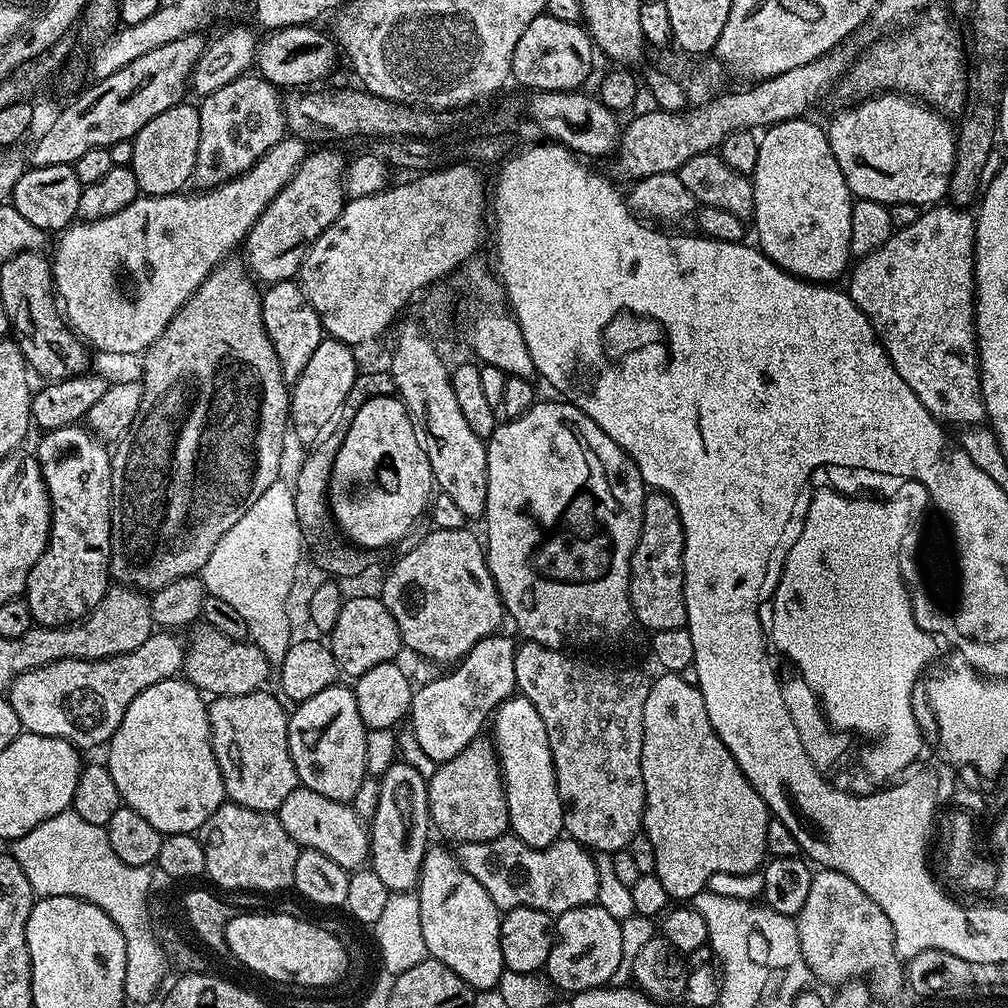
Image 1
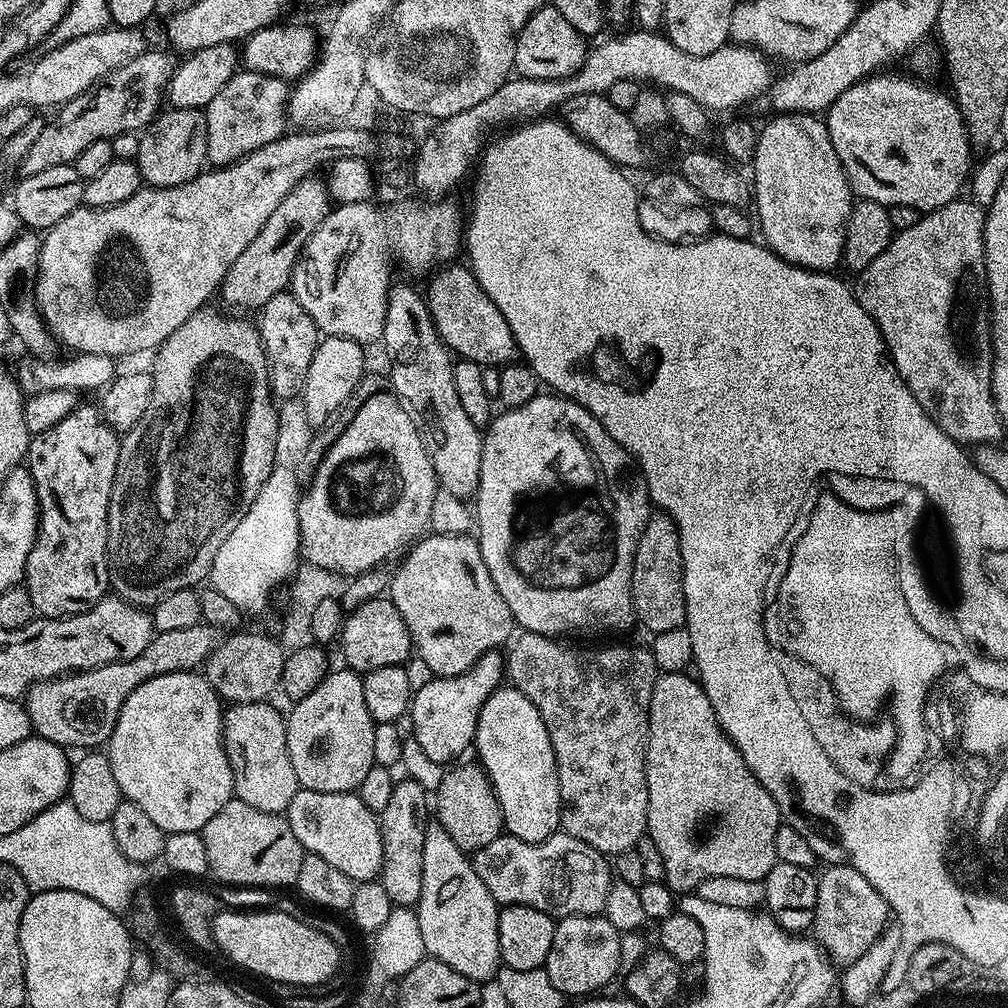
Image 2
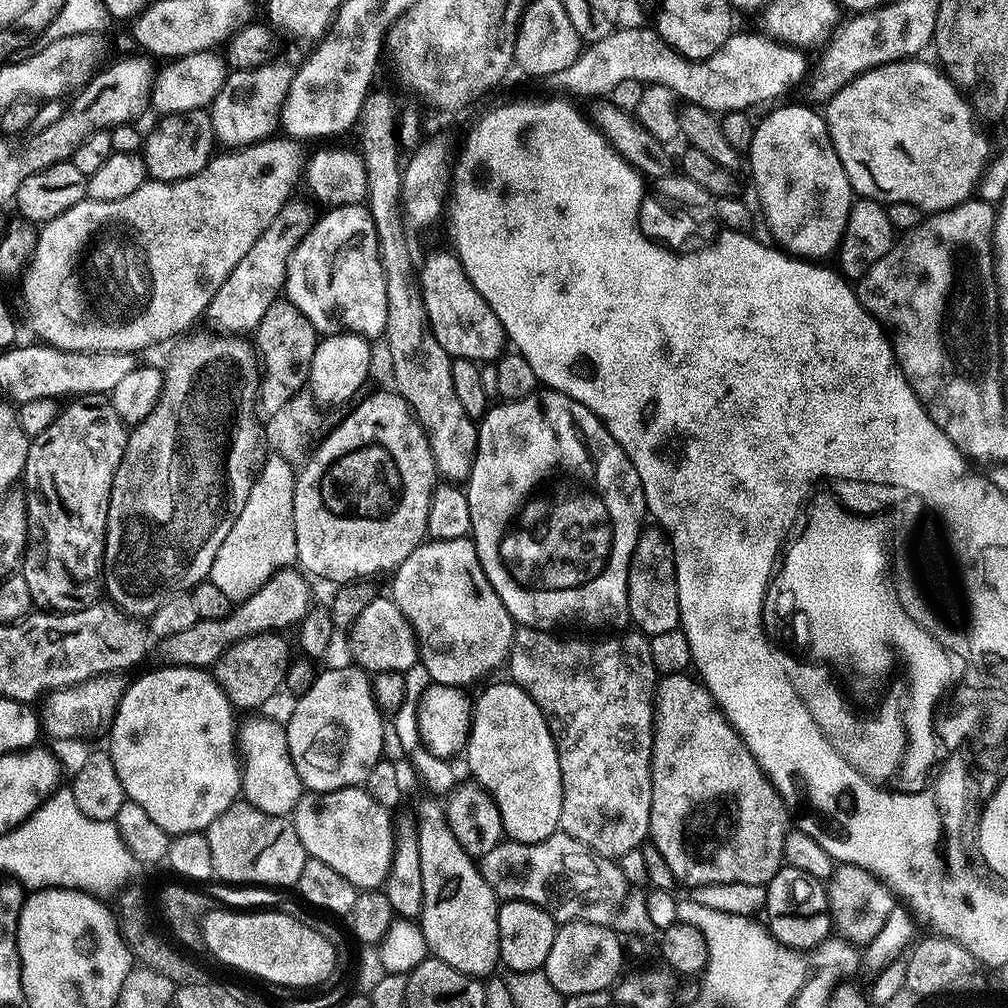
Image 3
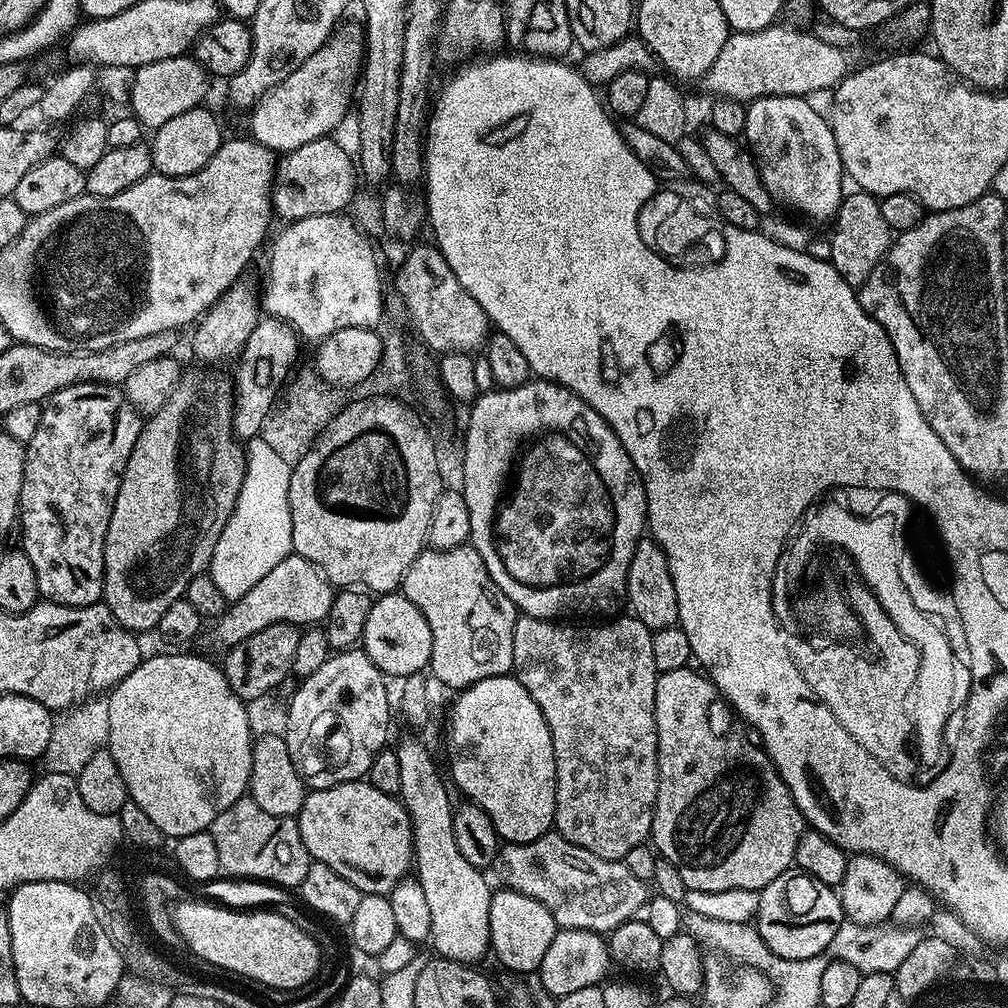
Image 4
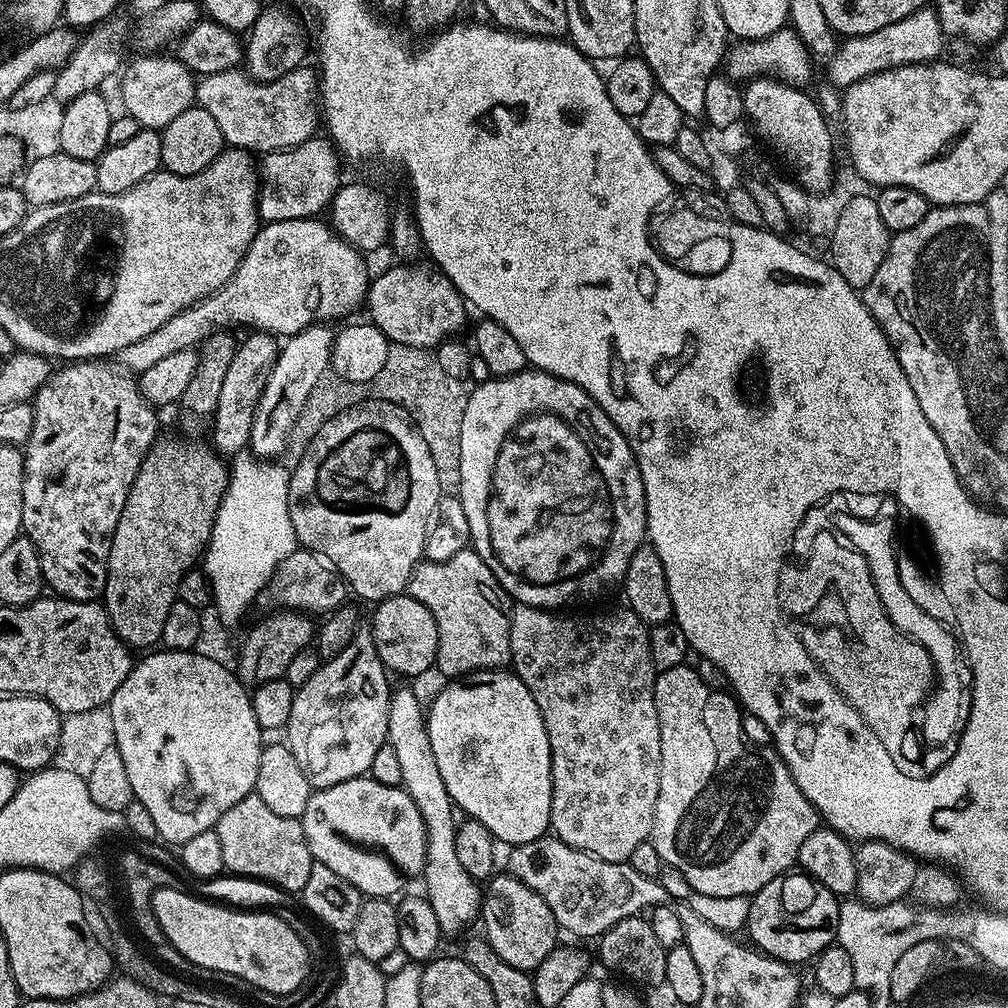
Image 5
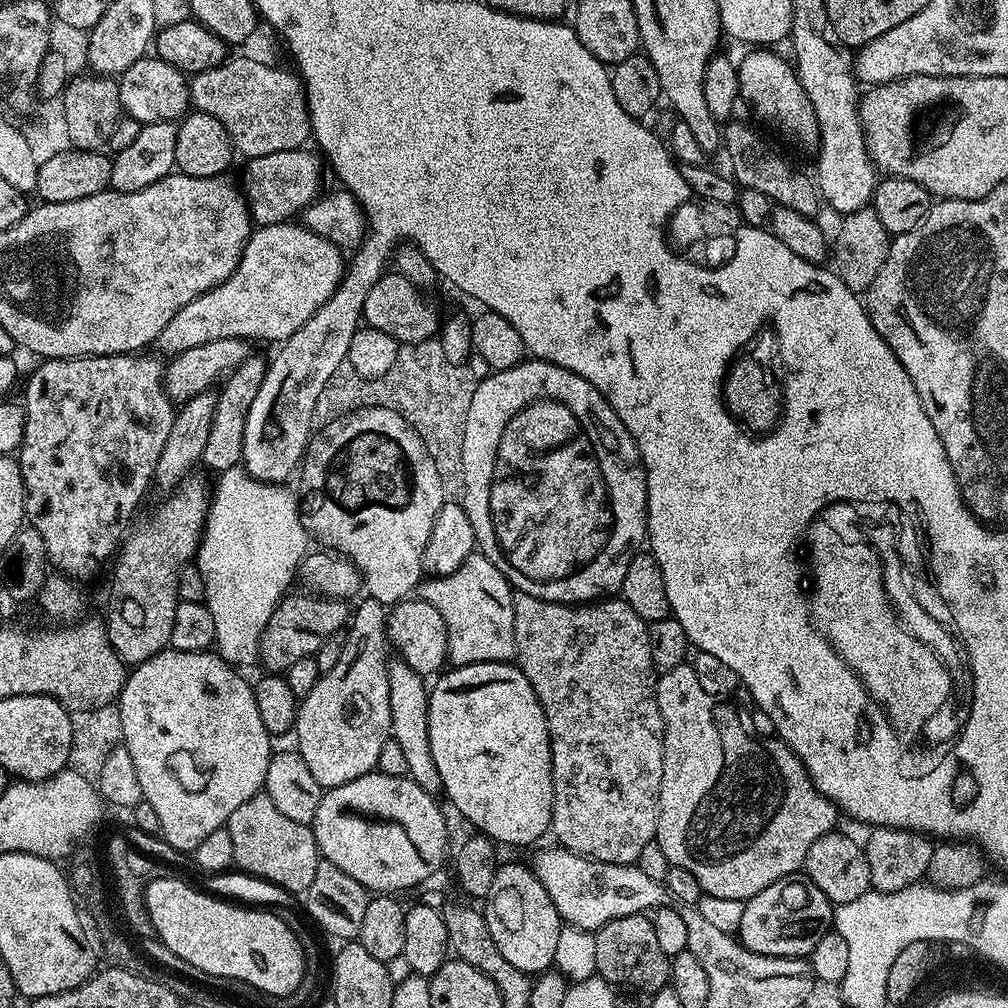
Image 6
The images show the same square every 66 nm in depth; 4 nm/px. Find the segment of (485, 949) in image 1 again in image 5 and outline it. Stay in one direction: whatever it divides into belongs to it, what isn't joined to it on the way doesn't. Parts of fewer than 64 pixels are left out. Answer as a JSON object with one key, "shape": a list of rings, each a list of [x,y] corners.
{"shape":[[[412,688],[391,689],[388,698],[388,738],[386,741],[394,746],[402,766],[402,787],[414,798],[414,806],[418,806],[418,814],[422,814],[428,845],[426,846],[426,862],[422,873],[423,891],[430,906],[434,908],[435,917],[440,923],[441,933],[460,932],[467,924],[477,923],[482,912],[481,885],[462,866],[458,853],[454,851],[457,817],[452,817],[454,805],[446,790],[446,782],[442,782],[442,774],[438,770],[438,762],[434,762],[434,750],[430,750],[430,734],[426,719],[426,708],[416,697]]]}

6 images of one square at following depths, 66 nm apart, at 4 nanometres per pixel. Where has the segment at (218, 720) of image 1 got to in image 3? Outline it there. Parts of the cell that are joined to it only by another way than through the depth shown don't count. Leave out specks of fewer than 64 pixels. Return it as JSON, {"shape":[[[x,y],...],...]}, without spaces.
{"shape":[[[248,720],[245,724],[243,721],[238,732],[238,748],[242,753],[243,799],[266,814],[288,816],[295,812],[305,787],[288,753],[287,727],[276,720]]]}

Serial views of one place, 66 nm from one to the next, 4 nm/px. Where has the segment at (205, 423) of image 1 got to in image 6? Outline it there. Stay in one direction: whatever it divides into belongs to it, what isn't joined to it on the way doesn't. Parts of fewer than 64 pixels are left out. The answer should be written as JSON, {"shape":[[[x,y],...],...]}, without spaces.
{"shape":[[[190,474],[178,487],[173,488],[171,492],[167,493],[167,495],[163,497],[164,501],[153,510],[152,517],[150,517],[145,524],[138,525],[139,523],[137,523],[135,527],[123,537],[122,543],[115,553],[114,565],[116,564],[116,569],[112,572],[112,585],[108,588],[108,616],[106,615],[106,627],[108,629],[108,637],[114,646],[114,650],[118,654],[118,658],[126,666],[135,666],[146,662],[150,658],[154,658],[154,654],[165,651],[172,643],[174,610],[178,603],[178,578],[176,575],[180,572],[184,564],[189,563],[189,561],[195,557],[196,550],[200,547],[200,535],[204,532],[204,520],[208,516],[208,505],[210,503],[210,484],[207,484],[202,477],[196,475],[197,474]]]}

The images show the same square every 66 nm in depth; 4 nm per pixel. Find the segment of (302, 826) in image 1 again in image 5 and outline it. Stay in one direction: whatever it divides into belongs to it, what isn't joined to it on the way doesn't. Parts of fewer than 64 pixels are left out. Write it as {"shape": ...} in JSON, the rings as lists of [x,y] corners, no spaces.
{"shape":[[[365,774],[313,791],[302,817],[312,859],[330,866],[368,898],[392,898],[407,880],[421,875],[428,835],[414,798],[402,786],[382,786]]]}

